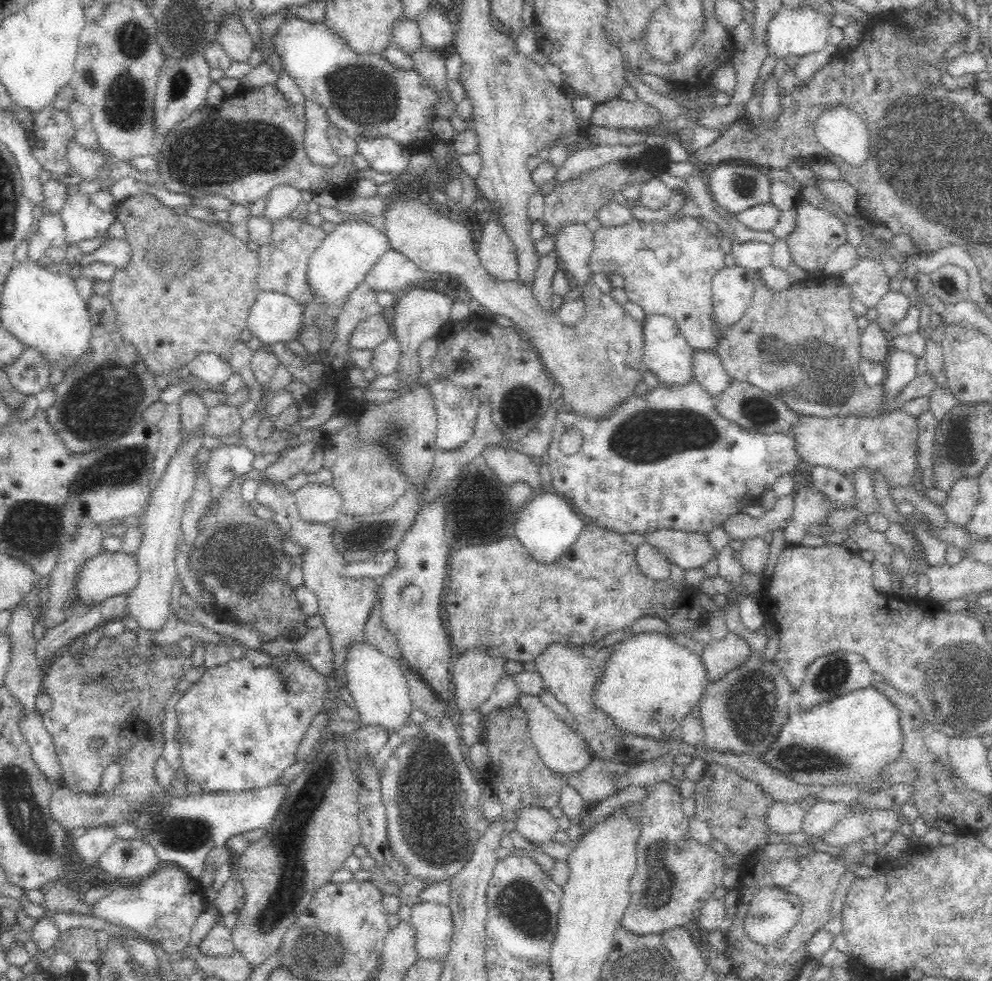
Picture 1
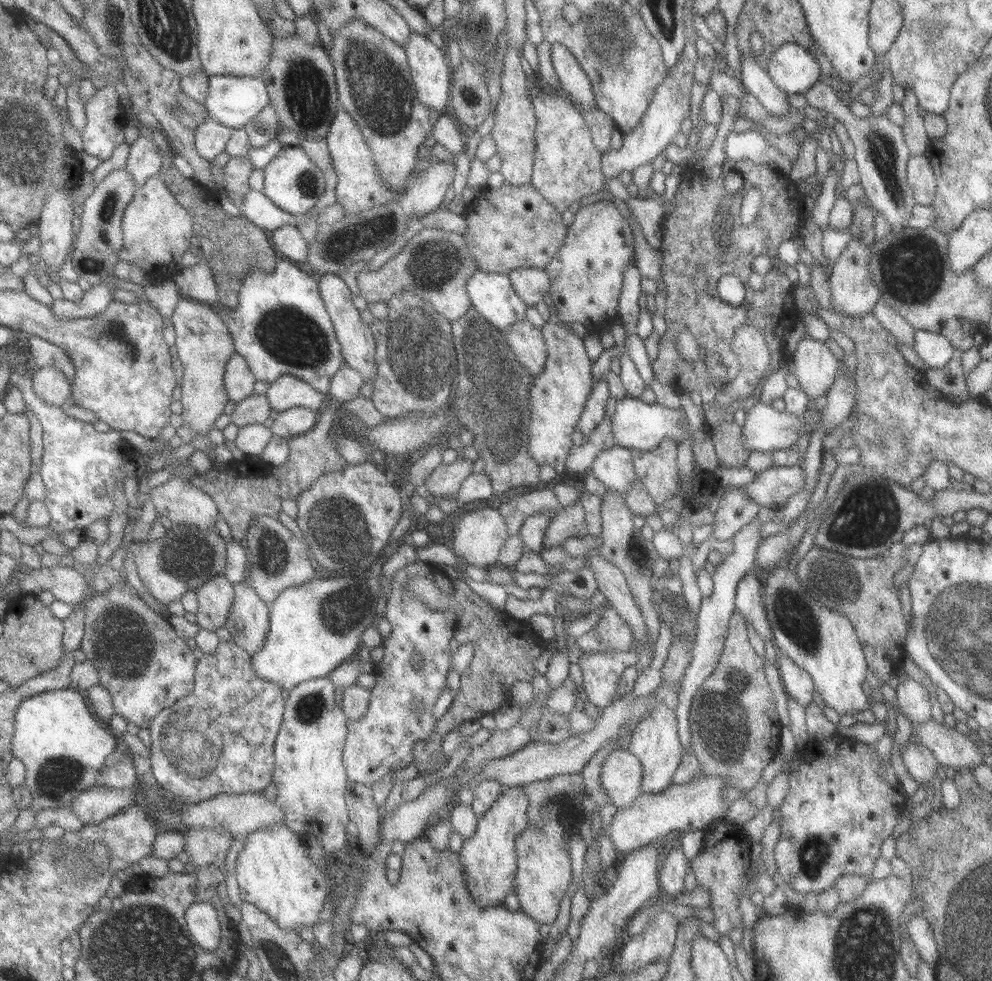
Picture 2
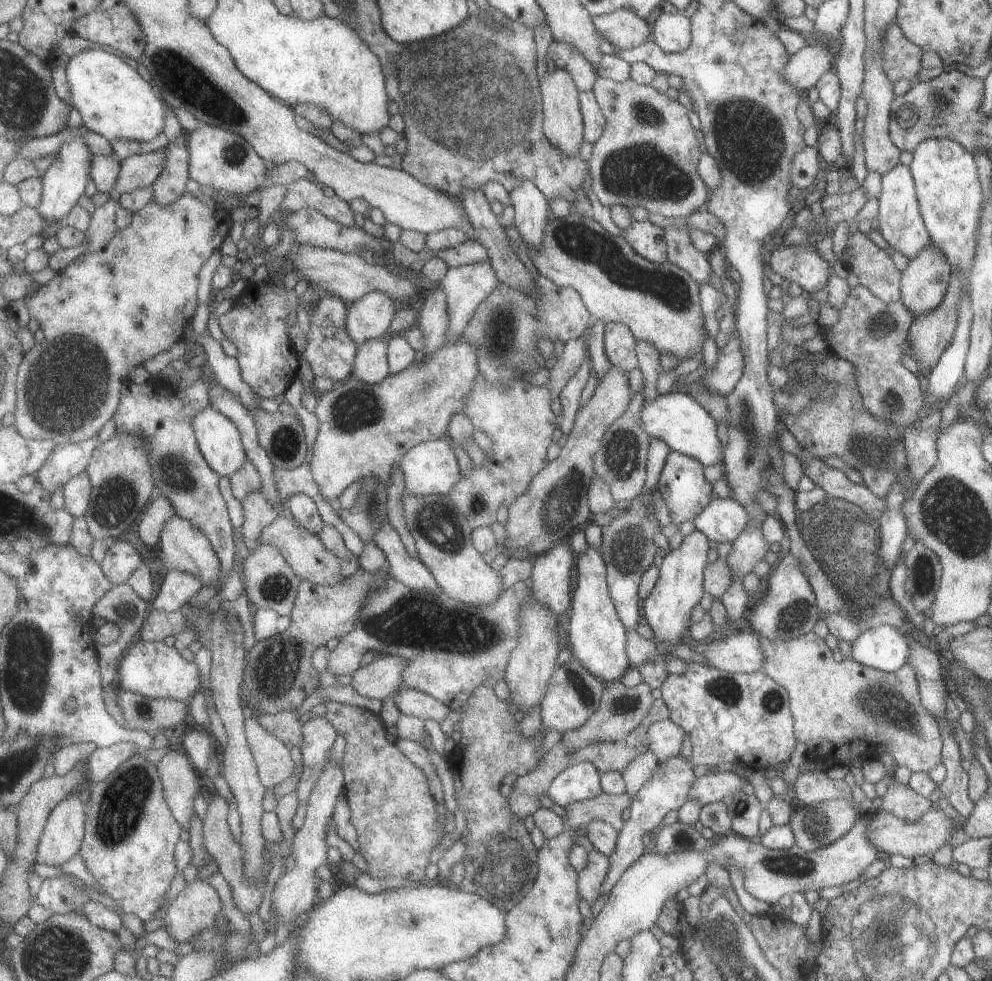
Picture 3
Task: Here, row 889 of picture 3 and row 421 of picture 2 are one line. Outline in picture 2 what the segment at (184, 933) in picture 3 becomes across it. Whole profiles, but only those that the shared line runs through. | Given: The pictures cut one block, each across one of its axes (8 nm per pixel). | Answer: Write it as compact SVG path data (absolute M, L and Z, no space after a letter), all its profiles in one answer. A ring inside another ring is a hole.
M182 298L170 318L174 332L176 333L176 352L181 360L183 377L180 382L180 397L182 403L182 420L183 425L188 425L195 433L193 439L197 435L203 433L209 434L214 429L213 424L219 416L223 415L223 408L229 402L229 395L226 392L225 373L227 368L227 361L237 352L235 348L235 340L229 332L229 326L225 324L225 320L219 316L211 306L205 303L199 303L191 298Z

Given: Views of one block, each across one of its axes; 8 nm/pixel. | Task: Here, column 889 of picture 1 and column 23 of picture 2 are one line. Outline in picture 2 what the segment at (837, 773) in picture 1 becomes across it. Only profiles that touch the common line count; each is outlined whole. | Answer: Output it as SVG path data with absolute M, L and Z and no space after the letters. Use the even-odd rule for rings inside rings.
M67 688L43 692L23 700L15 717L11 750L14 751L14 758L25 763L27 776L24 785L32 792L34 800L31 806L39 812L44 808L73 806L79 793L97 784L97 776L102 772L107 756L120 752L121 748L114 732L90 710L85 693Z

